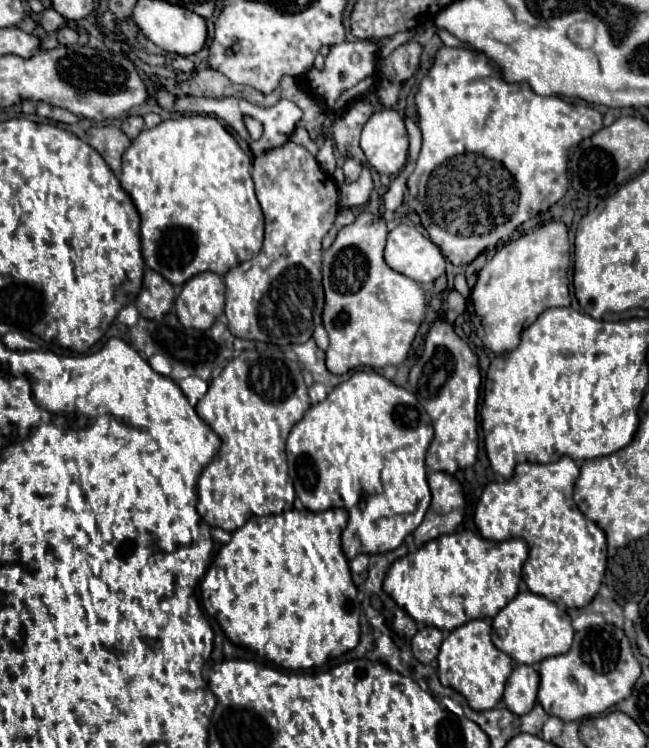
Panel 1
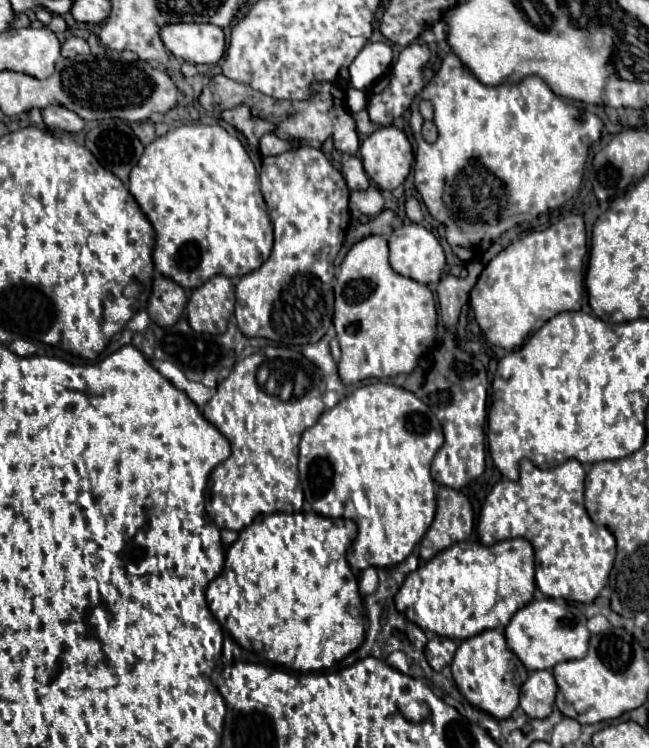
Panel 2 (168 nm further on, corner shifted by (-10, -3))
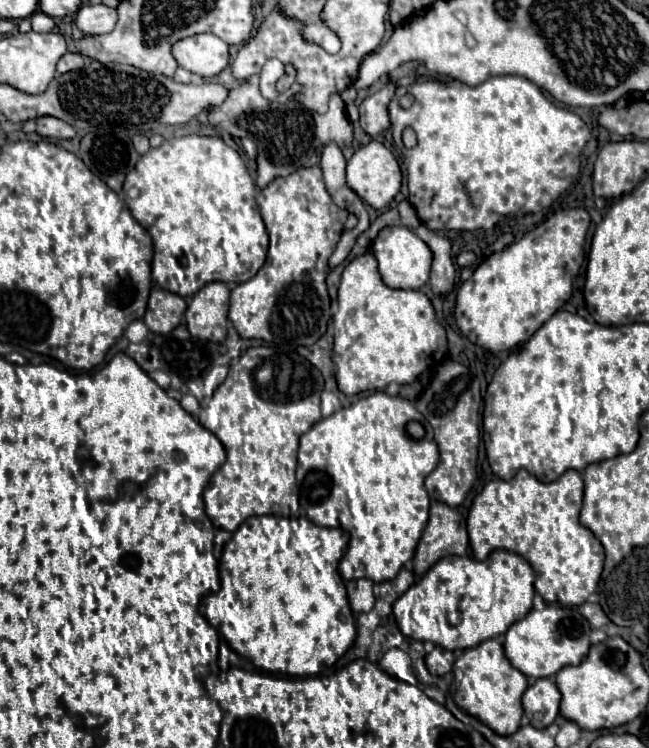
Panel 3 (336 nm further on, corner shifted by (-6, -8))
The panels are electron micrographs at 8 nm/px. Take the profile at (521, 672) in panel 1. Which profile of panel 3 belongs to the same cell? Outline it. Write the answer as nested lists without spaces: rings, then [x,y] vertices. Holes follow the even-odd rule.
[[[536,679],[524,693],[524,713],[532,727],[546,729],[554,723],[560,707],[560,691],[554,683],[554,679]]]

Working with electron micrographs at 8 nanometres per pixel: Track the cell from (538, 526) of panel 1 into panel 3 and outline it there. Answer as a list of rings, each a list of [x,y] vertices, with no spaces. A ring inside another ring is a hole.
[[[526,469],[518,471],[516,477],[510,481],[502,481],[502,479],[490,481],[482,489],[482,493],[474,497],[468,513],[468,535],[474,557],[478,561],[484,561],[494,549],[518,553],[520,557],[530,561],[532,569],[536,571],[536,591],[544,597],[544,601],[560,603],[560,605],[582,605],[588,599],[588,595],[594,593],[604,565],[602,543],[594,537],[590,529],[586,529],[578,521],[582,509],[582,491],[584,491],[584,483],[576,471],[566,471],[554,483],[542,483]]]

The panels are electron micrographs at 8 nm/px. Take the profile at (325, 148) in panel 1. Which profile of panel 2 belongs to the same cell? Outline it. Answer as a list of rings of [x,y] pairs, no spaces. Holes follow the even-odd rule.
[[[350,88],[346,92],[345,98],[347,108],[352,114],[356,114],[356,112],[360,112],[360,110],[366,108],[366,94],[360,92],[360,90],[356,90],[356,88]]]

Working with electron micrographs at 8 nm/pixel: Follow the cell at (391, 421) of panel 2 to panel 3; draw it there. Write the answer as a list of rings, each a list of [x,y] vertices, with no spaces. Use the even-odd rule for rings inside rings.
[[[376,391],[368,397],[362,397],[358,403],[352,403],[346,409],[340,409],[338,413],[320,419],[308,433],[302,435],[300,439],[300,451],[298,451],[298,469],[296,469],[296,479],[298,479],[298,487],[300,487],[300,505],[306,511],[308,519],[312,523],[318,523],[322,527],[342,527],[344,531],[350,533],[350,543],[348,543],[348,551],[342,557],[338,571],[342,575],[344,581],[352,581],[352,579],[370,579],[374,583],[382,583],[382,581],[390,581],[398,575],[398,571],[402,569],[402,565],[406,561],[410,561],[414,557],[414,549],[420,541],[420,535],[428,523],[428,493],[424,489],[424,479],[426,475],[438,465],[438,447],[432,439],[432,429],[426,423],[426,419],[422,419],[422,413],[418,413],[418,409],[402,397],[392,397],[384,391]]]

